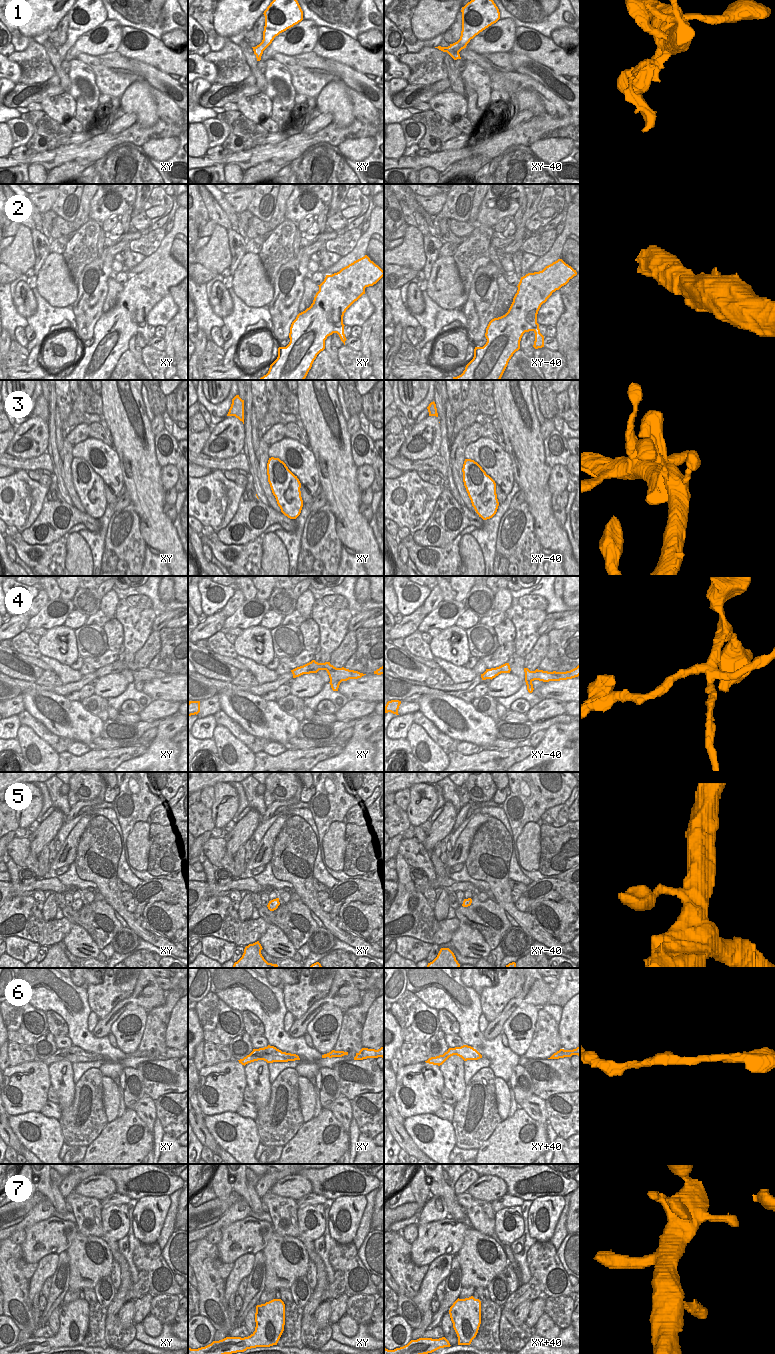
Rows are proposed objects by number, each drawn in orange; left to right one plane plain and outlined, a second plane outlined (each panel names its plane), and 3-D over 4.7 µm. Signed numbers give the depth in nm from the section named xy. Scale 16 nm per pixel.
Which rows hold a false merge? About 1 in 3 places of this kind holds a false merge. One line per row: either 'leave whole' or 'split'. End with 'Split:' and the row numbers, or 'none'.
1: split
2: leave whole
3: split
4: split
5: leave whole
6: leave whole
7: leave whole
Split: 1, 3, 4

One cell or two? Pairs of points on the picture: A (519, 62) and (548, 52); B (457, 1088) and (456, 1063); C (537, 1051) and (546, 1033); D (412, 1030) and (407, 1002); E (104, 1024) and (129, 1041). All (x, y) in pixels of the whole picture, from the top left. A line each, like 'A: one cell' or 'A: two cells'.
A: two cells
B: one cell
C: one cell
D: one cell
E: two cells

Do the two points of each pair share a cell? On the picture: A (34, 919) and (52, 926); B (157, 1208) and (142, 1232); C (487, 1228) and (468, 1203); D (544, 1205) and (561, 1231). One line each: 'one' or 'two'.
A: two
B: one
C: one
D: two

